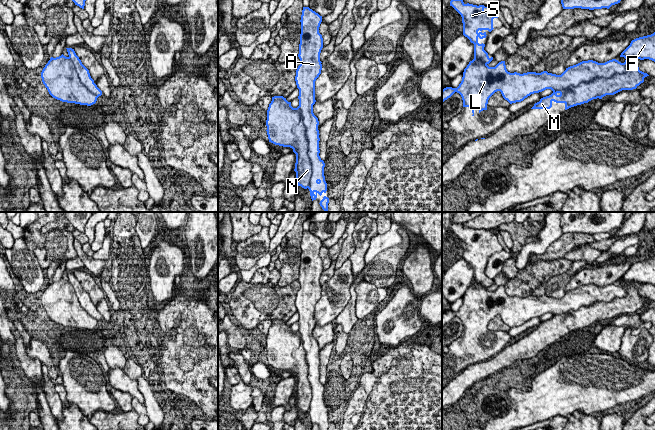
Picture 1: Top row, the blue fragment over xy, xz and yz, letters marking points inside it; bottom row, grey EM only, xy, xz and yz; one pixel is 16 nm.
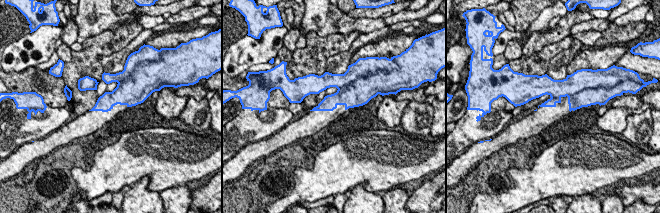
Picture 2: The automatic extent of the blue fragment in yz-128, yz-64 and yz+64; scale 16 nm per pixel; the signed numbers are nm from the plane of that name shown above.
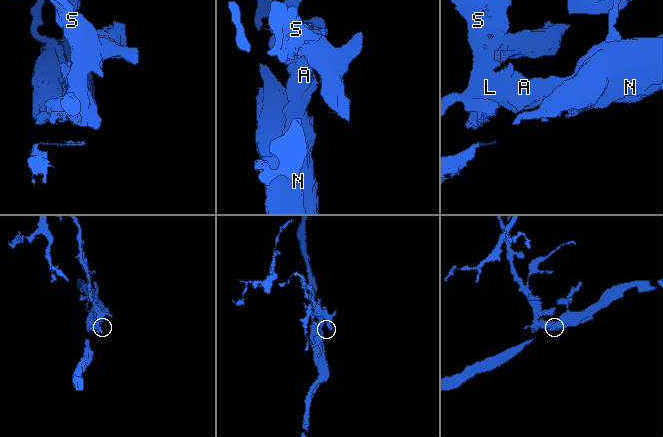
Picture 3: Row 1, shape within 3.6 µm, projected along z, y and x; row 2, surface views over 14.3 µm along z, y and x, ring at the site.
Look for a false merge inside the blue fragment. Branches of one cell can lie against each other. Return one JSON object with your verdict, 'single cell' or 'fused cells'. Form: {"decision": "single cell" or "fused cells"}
{"decision": "single cell"}

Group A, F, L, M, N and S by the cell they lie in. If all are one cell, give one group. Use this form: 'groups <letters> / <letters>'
groups A F L M N S

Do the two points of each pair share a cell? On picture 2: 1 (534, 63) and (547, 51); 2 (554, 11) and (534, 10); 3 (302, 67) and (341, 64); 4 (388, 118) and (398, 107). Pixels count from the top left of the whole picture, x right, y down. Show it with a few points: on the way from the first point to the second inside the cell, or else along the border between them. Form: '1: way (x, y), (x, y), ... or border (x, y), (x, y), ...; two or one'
1: way (536, 60), (544, 54); one
2: border (539, 14), (524, 32); two
3: border (344, 51), (339, 51), (327, 59), (325, 71); two
4: way (390, 115), (395, 110); one

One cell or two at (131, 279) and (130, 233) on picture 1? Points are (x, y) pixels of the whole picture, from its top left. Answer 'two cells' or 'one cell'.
one cell

